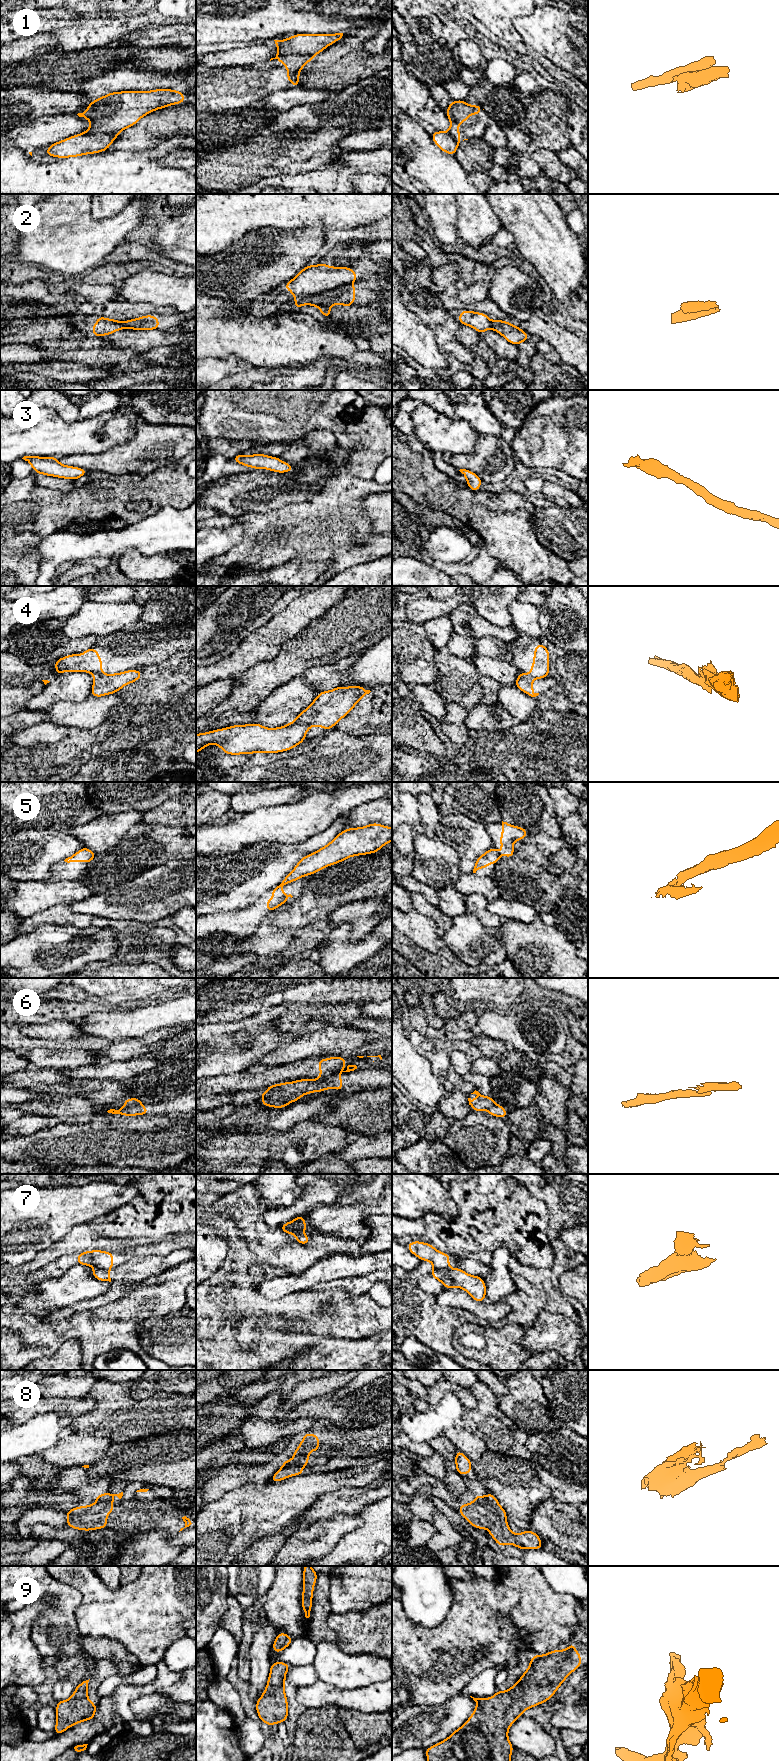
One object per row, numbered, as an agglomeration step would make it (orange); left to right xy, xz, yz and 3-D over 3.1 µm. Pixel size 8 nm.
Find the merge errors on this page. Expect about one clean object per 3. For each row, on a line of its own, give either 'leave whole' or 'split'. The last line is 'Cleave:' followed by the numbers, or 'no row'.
1: split
2: split
3: leave whole
4: split
5: split
6: split
7: split
8: split
9: leave whole
Cleave: 1, 2, 4, 5, 6, 7, 8

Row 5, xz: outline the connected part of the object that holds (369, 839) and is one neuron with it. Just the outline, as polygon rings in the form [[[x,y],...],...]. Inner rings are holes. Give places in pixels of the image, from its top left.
[[[379,823],[347,828],[323,848],[302,857],[278,886],[284,886],[304,876],[312,875],[352,856],[376,853],[391,841],[392,827]]]

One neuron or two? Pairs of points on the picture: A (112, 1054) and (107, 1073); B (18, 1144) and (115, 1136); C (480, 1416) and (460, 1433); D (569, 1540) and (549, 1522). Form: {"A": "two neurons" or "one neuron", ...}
{"A": "two neurons", "B": "one neuron", "C": "two neurons", "D": "one neuron"}

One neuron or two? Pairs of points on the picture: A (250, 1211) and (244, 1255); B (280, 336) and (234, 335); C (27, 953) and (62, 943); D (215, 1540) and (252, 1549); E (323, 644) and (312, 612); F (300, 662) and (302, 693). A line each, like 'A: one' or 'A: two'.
A: one
B: one
C: one
D: two
E: two
F: two

